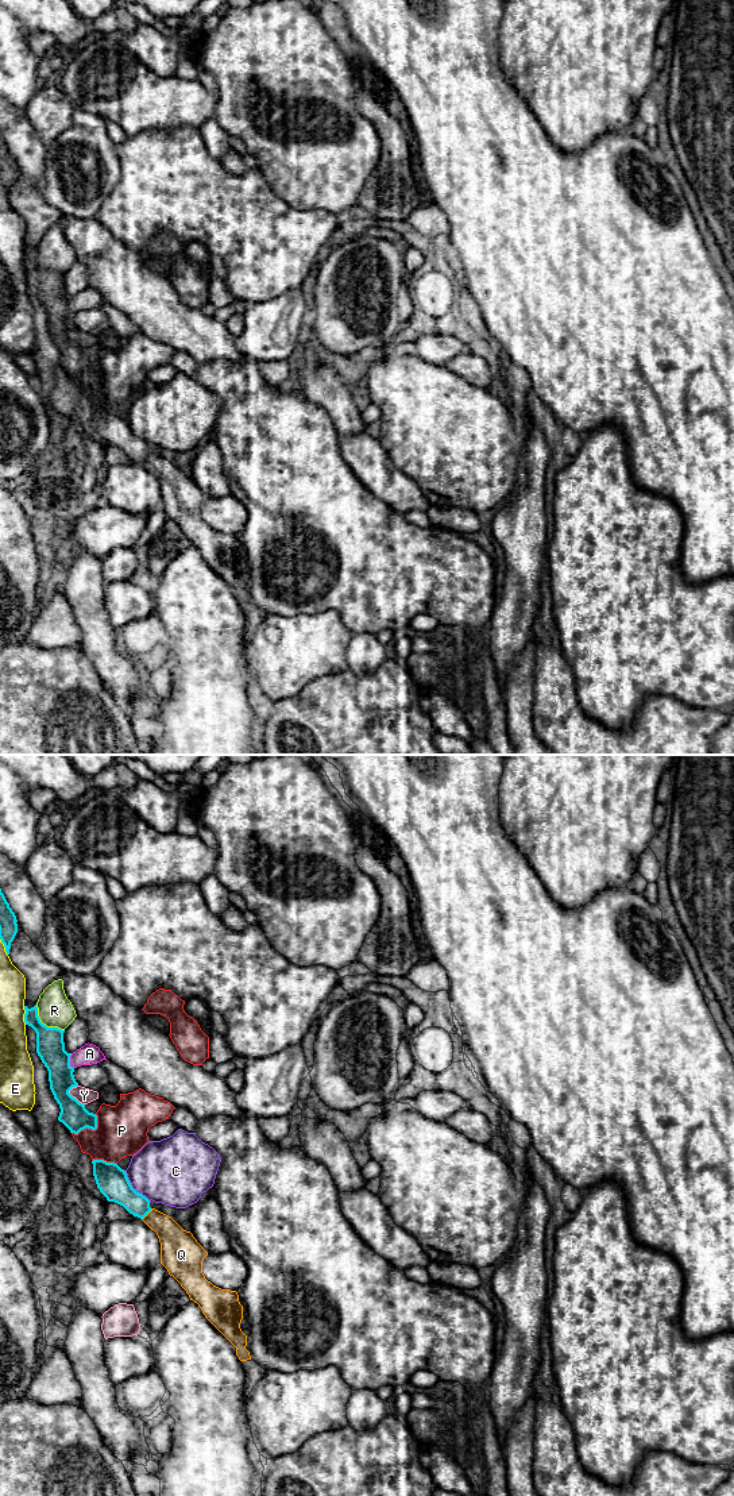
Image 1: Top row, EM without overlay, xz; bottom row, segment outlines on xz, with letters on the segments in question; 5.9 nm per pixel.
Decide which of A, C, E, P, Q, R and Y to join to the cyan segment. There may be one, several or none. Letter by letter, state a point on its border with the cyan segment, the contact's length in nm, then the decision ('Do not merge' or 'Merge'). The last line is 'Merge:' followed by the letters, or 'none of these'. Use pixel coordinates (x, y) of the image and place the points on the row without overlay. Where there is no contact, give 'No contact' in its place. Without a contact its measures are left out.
A: Touches cyan at xz (69, 305). Shared border 100 nm. Do not merge
C: Touches cyan at xz (132, 432). Shared border 240 nm. Do not merge
E: Touches cyan at xz (24, 259). Shared border 110 nm. Do not merge
P: Touches cyan at xz (89, 371). Shared border 190 nm. Do not merge
Q: Touches cyan at xz (147, 457). Shared border 90 nm. Merge
R: Touches cyan at xz (45, 269). Shared border 240 nm. Do not merge
Y: Touches cyan at xz (72, 340). Shared border 140 nm. Do not merge
Merge: Q

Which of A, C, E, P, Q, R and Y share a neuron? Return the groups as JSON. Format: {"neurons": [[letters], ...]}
{"neurons": [["A"], ["C"], ["E"], ["P"], ["Q"], ["R"], ["Y"]]}

